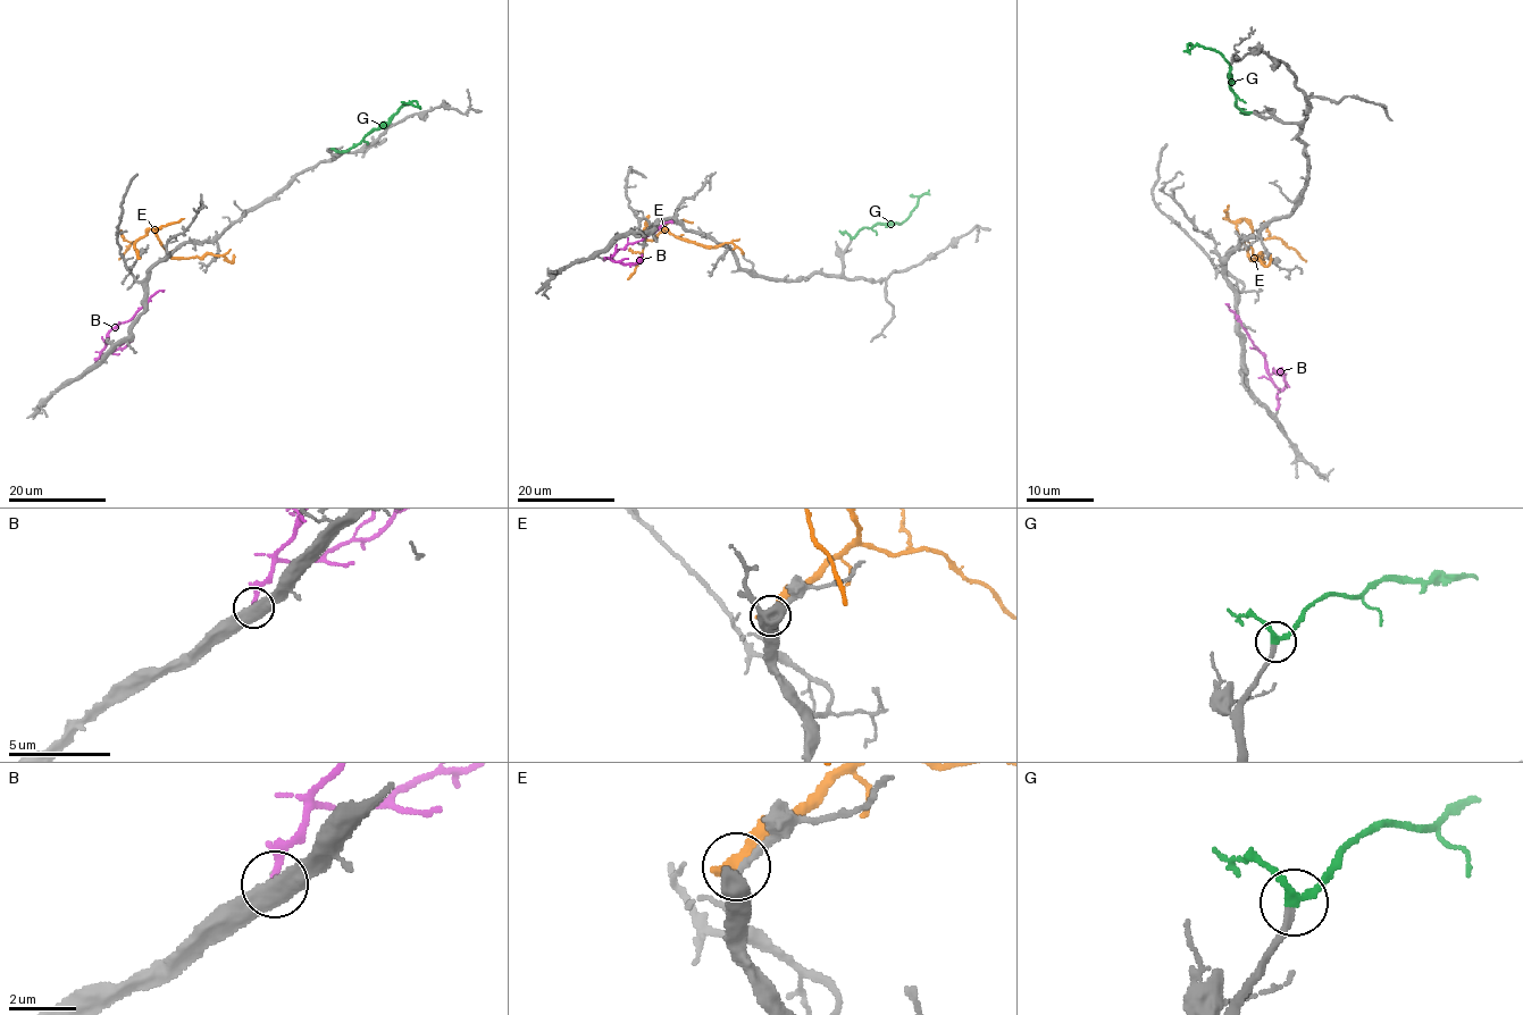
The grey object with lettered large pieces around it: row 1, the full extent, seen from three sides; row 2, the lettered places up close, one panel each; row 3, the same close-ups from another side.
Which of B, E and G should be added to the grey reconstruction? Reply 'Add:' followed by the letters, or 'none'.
Add: G

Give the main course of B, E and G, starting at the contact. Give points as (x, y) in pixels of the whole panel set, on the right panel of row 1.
B: (1278, 405), (1278, 387), (1271, 380), (1268, 363), (1228, 303)
E: (1224, 259), (1253, 233), (1244, 219), (1236, 224), (1250, 258), (1261, 254), (1256, 256), (1266, 266), (1271, 254)
G: (1250, 112), (1244, 112), (1236, 105), (1236, 94), (1231, 90), (1231, 64), (1218, 51), (1194, 45), (1190, 55)

